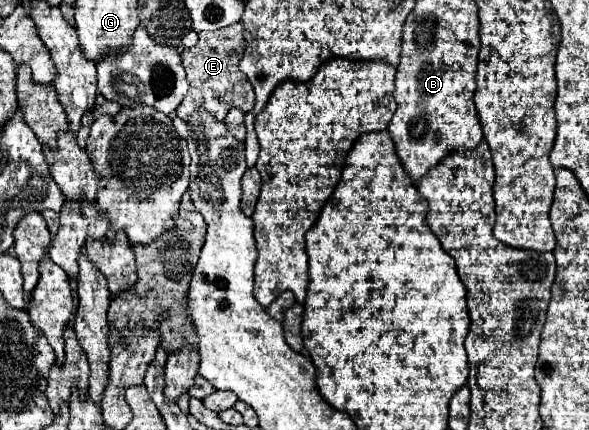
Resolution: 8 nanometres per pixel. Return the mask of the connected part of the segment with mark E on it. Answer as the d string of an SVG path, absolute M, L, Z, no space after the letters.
M241 23L229 25L219 31L207 31L207 33L201 31L199 33L199 43L181 53L181 63L185 67L185 75L189 79L191 89L189 89L189 95L185 95L185 99L181 101L181 105L175 111L179 119L187 121L187 117L193 111L205 109L223 121L227 111L233 107L237 107L245 113L253 109L253 105L255 105L253 87L245 79L245 75L239 71L239 61L243 57L243 49L245 49L245 41L243 41Z

